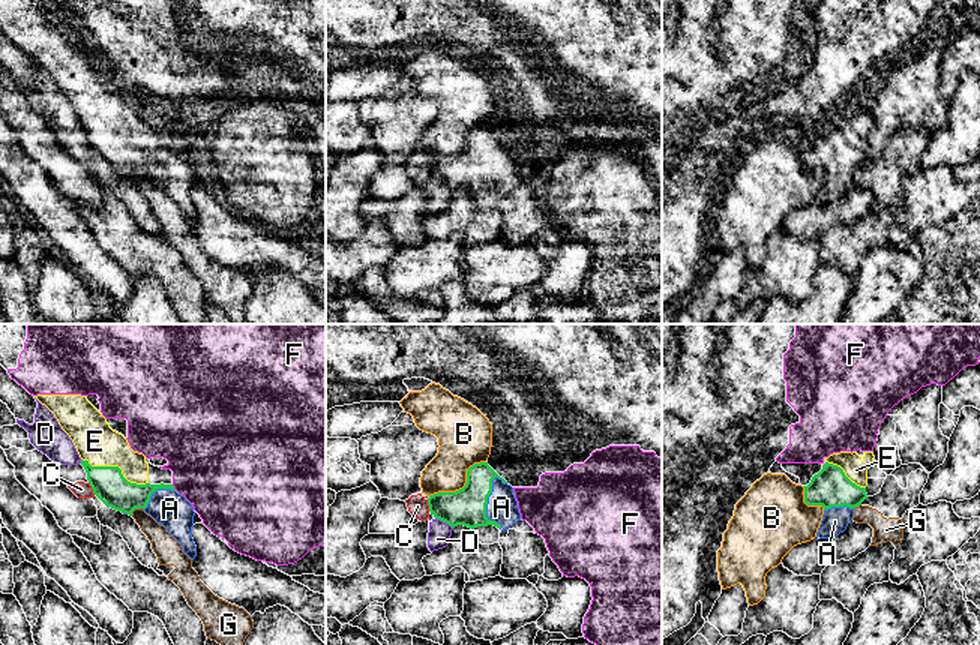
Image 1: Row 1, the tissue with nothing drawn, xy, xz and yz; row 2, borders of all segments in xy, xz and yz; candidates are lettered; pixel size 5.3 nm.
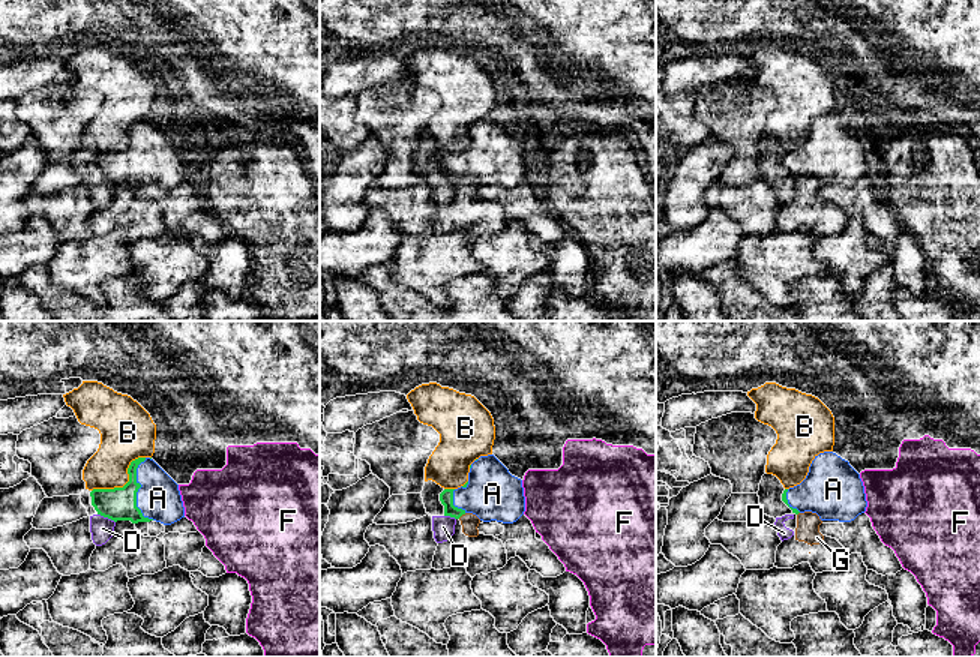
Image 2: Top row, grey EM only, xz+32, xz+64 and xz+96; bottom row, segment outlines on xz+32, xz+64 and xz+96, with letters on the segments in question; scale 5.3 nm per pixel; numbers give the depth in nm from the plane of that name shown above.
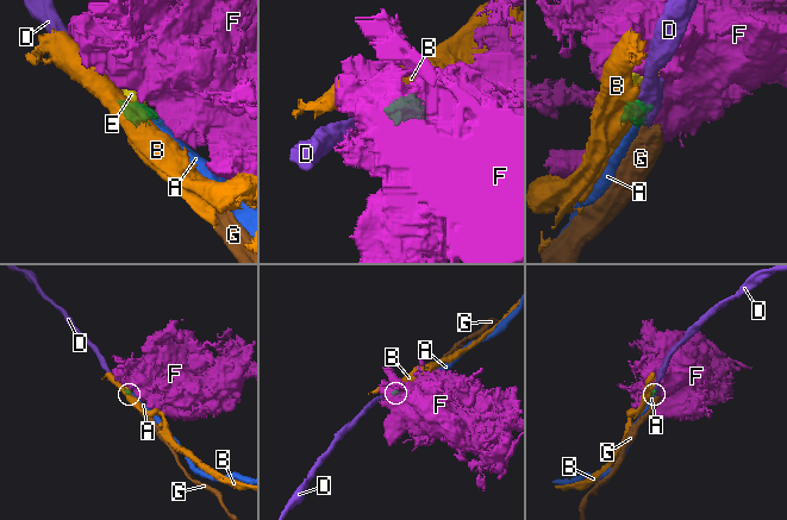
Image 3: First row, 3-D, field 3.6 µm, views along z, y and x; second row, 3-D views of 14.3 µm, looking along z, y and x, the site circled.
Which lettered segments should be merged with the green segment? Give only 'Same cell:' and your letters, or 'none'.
Same cell: A, E

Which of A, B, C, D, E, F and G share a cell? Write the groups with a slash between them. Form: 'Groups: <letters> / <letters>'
Groups: A E / B / C D / F / G

